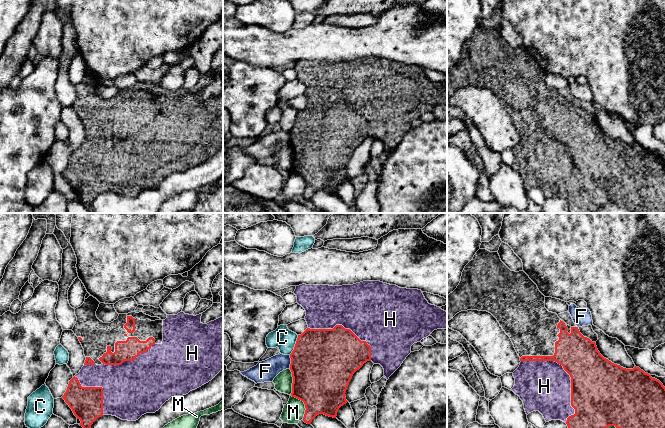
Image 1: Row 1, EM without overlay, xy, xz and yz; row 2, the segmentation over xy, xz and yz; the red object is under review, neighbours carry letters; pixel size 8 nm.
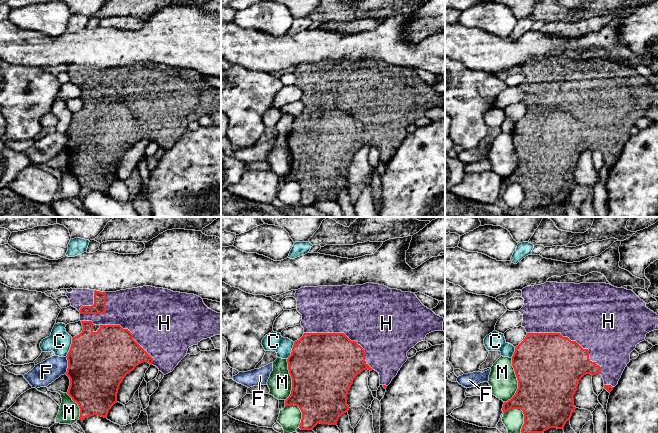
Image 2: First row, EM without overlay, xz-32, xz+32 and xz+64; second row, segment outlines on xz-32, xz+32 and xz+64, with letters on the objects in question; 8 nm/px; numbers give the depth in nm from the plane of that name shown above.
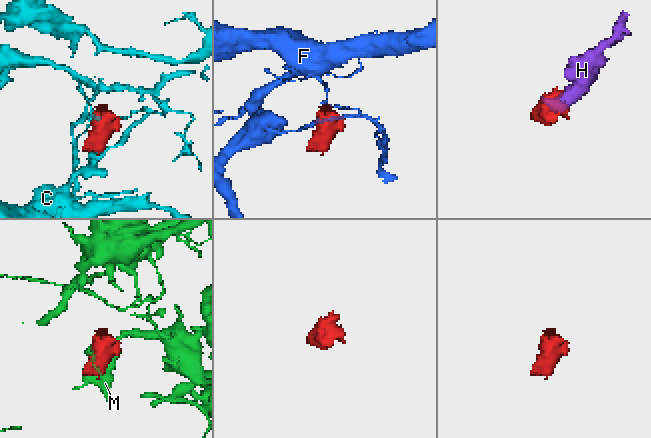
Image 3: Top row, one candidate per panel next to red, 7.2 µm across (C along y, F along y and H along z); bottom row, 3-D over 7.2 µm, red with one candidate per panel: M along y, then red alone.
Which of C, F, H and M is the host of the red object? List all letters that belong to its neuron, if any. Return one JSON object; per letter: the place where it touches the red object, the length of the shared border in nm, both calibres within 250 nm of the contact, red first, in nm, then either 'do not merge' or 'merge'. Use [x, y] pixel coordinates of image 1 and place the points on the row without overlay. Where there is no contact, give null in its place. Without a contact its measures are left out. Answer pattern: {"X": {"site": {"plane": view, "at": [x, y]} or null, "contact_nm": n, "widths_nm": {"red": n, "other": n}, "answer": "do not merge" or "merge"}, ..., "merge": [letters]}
{"C": {"site": {"plane": "xz", "at": [295, 121]}, "contact_nm": 180, "widths_nm": {"red": 500, "other": 170}, "answer": "do not merge"}, "F": {"site": {"plane": "xz", "at": [291, 137]}, "contact_nm": 100, "widths_nm": {"red": 500, "other": 170}, "answer": "do not merge"}, "H": {"site": {"plane": "yz", "at": [569, 150]}, "contact_nm": 600, "widths_nm": {"red": 440, "other": 420}, "answer": "merge"}, "M": {"site": {"plane": "xz", "at": [292, 172]}, "contact_nm": 420, "widths_nm": {"red": 420, "other": 170}, "answer": "do not merge"}, "merge": ["H"]}

